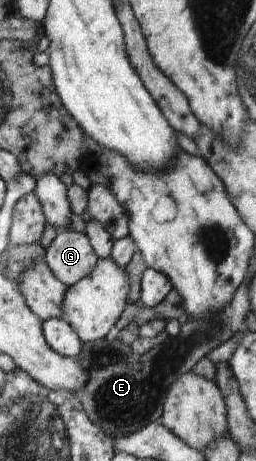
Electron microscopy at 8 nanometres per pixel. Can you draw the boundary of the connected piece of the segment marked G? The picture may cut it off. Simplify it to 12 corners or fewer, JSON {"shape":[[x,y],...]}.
{"shape":[[59,230],[44,256],[66,287],[98,259],[87,235]]}

